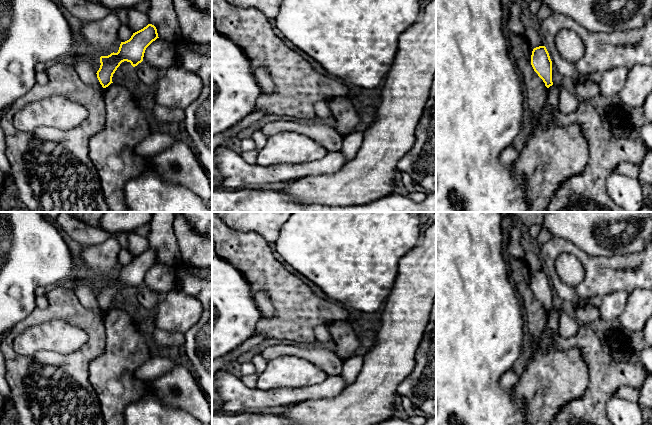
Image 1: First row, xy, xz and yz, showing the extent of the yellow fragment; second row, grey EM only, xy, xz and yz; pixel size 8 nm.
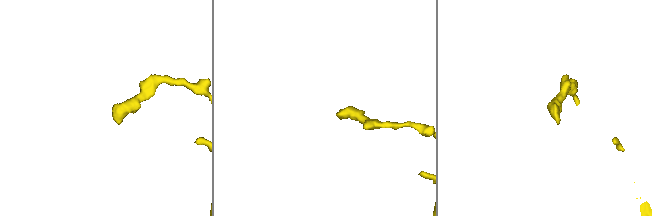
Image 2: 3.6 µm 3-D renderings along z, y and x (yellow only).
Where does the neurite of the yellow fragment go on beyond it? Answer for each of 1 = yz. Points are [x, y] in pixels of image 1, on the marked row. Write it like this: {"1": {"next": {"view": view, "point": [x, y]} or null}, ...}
{"1": {"next": null}}

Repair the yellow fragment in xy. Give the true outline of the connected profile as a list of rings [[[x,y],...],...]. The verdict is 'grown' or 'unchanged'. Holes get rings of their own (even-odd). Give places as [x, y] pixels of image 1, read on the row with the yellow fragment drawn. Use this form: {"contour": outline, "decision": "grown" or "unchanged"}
{"contour": [[[148,24],[143,29],[133,33],[129,40],[121,42],[117,53],[113,52],[108,56],[101,56],[101,65],[96,74],[102,87],[106,88],[113,83],[113,74],[122,62],[130,62],[133,67],[141,63],[146,48],[157,38],[159,37],[156,27]]], "decision": "unchanged"}

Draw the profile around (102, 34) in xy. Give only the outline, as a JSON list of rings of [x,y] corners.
[[[109,14],[101,20],[83,23],[80,33],[95,48],[96,54],[99,57],[108,56],[113,53],[112,47],[118,39],[118,31],[121,25],[121,21],[115,14]]]

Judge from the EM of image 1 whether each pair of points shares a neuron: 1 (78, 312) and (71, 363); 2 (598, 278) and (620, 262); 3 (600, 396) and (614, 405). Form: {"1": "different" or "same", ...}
{"1": "same", "2": "same", "3": "different"}

